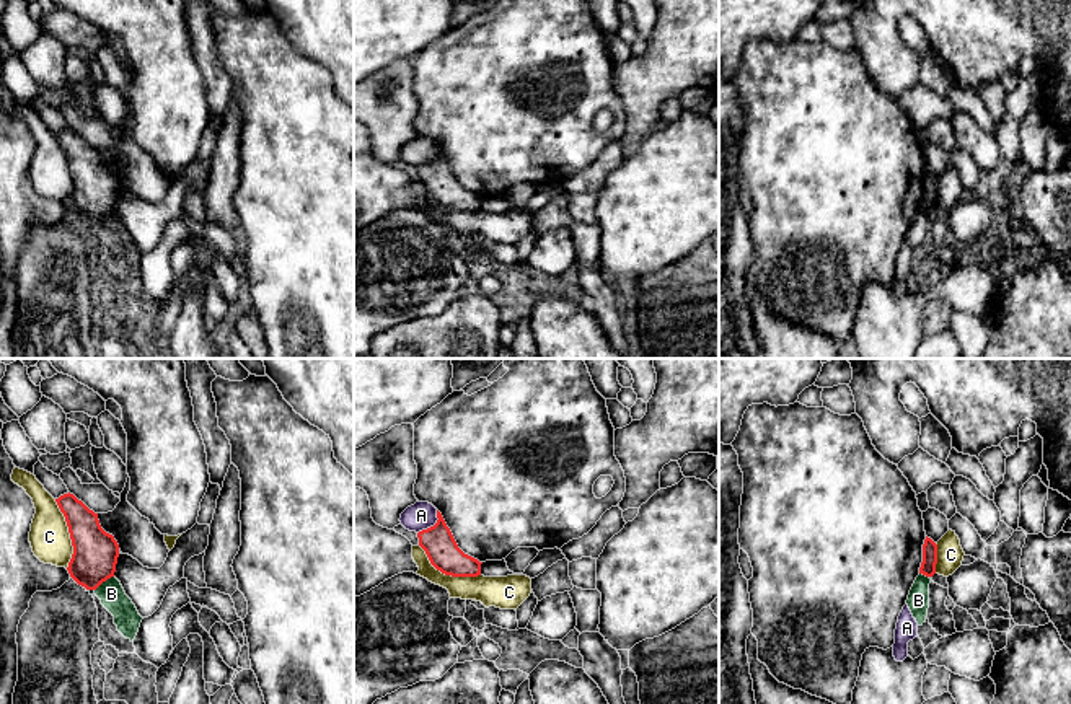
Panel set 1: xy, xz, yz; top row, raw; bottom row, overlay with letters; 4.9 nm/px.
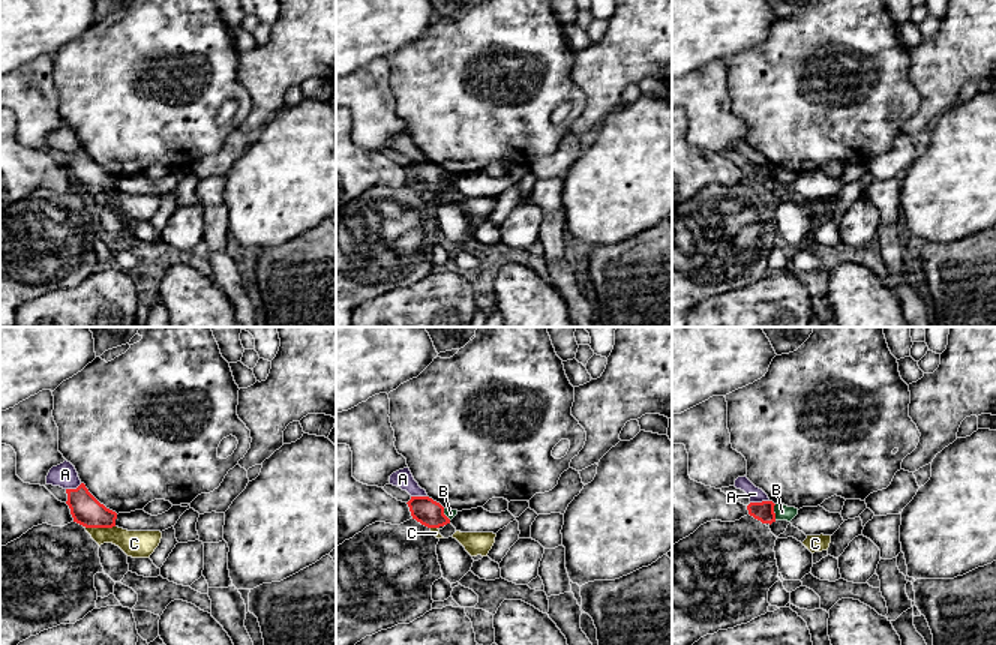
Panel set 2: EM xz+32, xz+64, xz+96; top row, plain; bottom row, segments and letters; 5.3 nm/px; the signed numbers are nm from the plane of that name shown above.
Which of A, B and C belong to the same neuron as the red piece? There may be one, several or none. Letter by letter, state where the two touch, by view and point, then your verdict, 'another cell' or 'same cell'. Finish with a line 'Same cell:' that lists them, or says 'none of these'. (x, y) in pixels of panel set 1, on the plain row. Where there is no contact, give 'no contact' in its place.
A: meets red in xz at (434, 160); another cell
B: meets red in xy at (103, 215); another cell
C: meets red in xy at (69, 167); another cell
Same cell: none of these

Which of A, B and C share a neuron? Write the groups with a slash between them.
A / B / C

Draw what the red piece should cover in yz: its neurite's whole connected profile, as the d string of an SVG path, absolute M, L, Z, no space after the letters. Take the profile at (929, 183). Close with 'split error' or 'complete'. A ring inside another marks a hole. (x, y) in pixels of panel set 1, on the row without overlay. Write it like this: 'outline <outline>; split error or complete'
outline M926 171L923 179L923 197L919 202L919 209L932 212L936 209L936 199L937 199L937 179Z; complete

